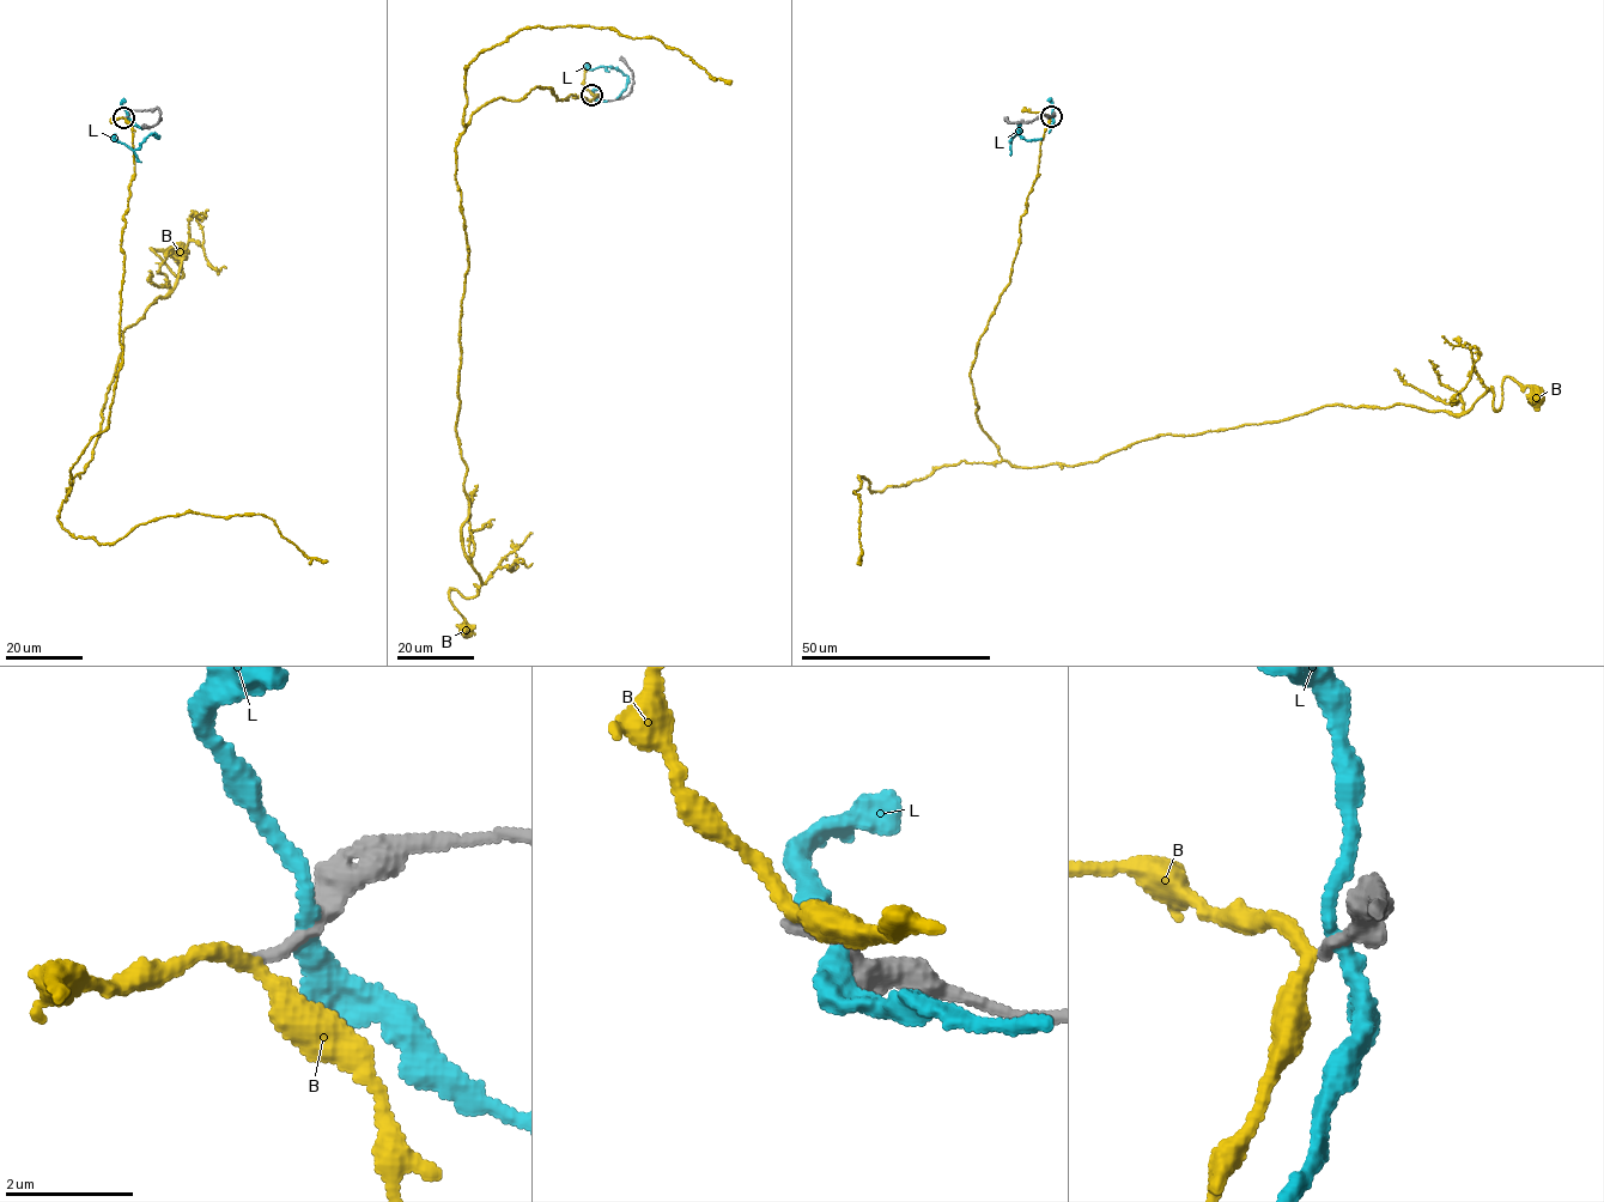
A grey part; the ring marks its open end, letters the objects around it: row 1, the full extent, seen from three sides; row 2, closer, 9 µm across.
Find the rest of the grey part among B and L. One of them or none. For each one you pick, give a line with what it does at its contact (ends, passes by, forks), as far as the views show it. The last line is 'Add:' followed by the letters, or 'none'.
Add: none

